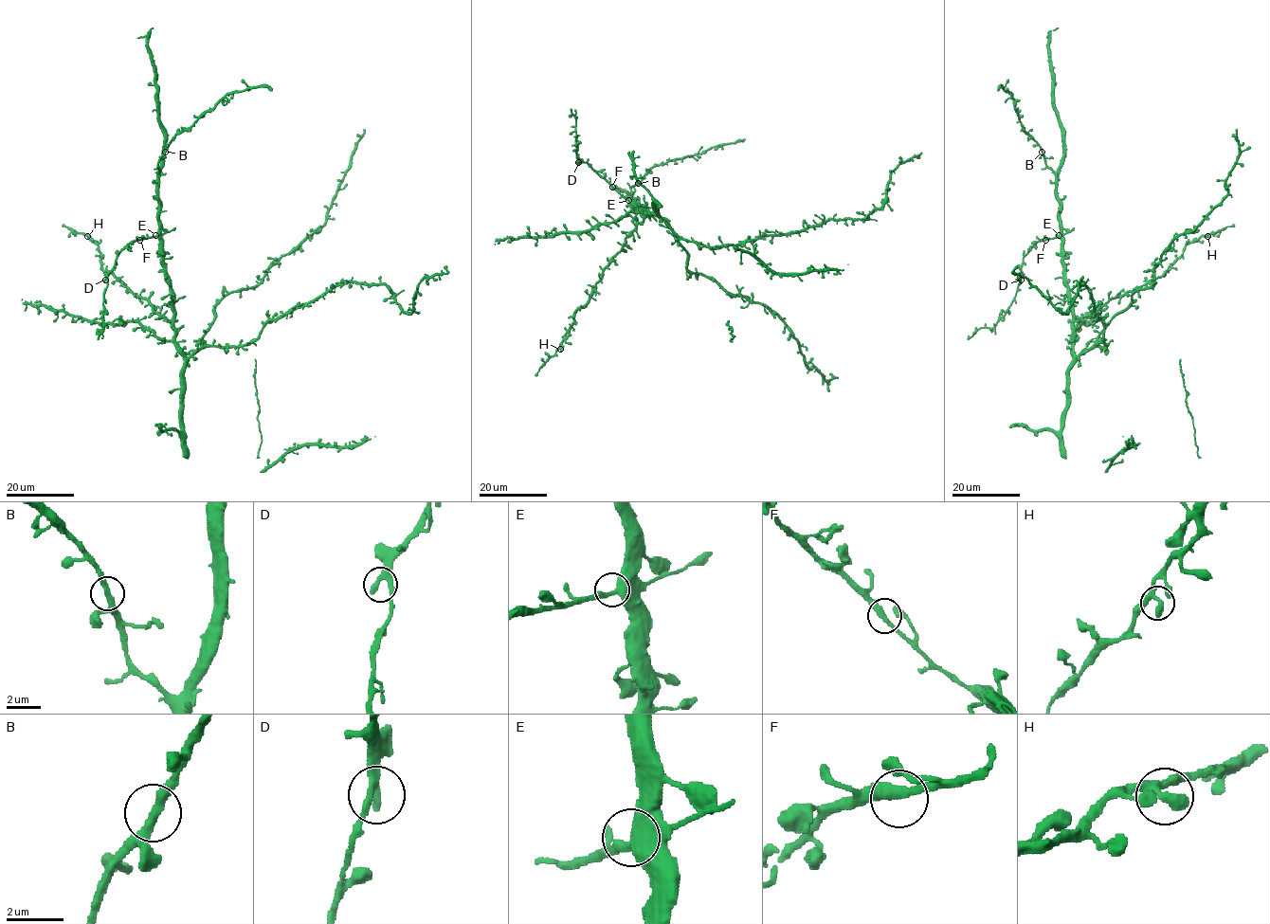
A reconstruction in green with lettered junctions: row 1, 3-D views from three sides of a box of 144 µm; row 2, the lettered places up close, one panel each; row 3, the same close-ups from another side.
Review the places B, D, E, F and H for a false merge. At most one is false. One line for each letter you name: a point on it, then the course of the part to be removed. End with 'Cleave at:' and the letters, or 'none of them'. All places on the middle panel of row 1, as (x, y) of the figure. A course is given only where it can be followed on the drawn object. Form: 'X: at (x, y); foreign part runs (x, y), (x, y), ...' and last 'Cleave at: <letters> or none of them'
Cleave at: none of them

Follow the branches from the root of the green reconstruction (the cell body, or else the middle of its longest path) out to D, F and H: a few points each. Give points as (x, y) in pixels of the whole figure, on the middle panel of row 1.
D: (662, 220), (655, 214), (647, 214), (642, 207), (622, 197), (587, 162), (578, 162)
F: (662, 220), (655, 214), (647, 214), (612, 187)
H: (662, 220), (646, 214), (626, 238), (604, 270), (589, 298), (574, 312), (573, 324), (560, 349)

